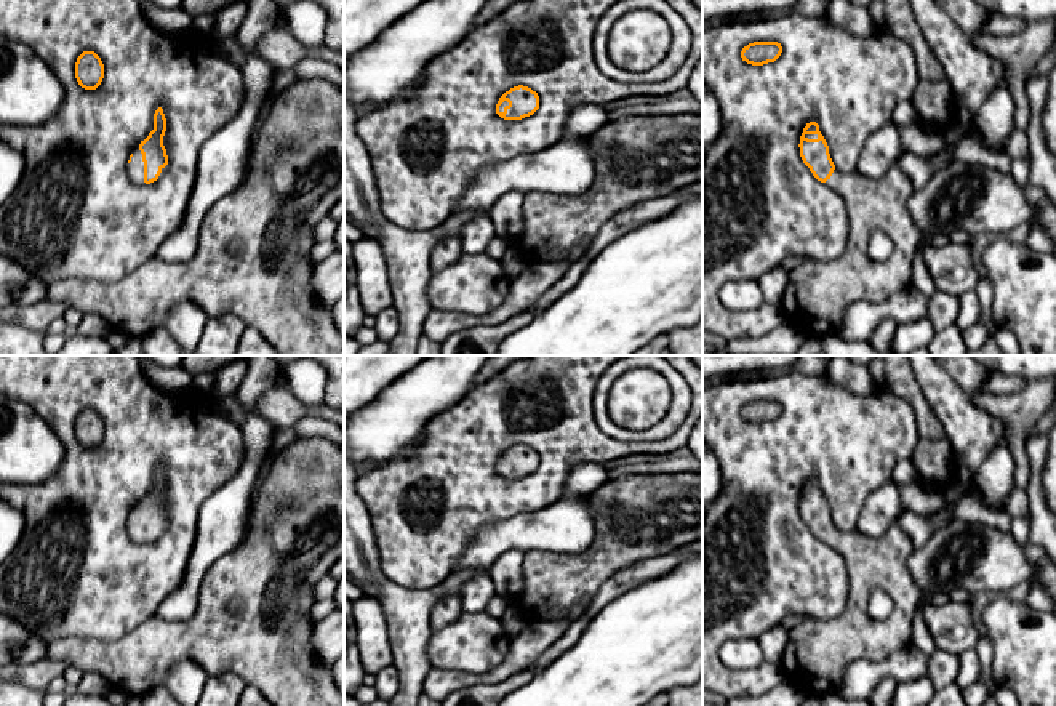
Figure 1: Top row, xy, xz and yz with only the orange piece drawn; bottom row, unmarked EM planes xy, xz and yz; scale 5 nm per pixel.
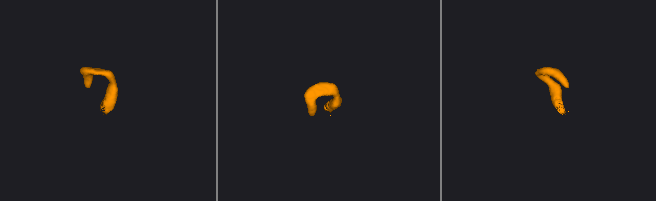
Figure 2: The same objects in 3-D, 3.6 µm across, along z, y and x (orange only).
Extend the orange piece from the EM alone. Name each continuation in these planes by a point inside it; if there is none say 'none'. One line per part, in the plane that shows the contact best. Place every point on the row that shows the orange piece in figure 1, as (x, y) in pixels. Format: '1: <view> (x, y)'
1: xy (135, 168)

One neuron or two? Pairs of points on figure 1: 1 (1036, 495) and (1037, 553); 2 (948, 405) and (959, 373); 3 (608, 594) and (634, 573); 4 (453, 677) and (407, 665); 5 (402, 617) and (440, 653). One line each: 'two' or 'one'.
1: two
2: two
3: one
4: two
5: two

